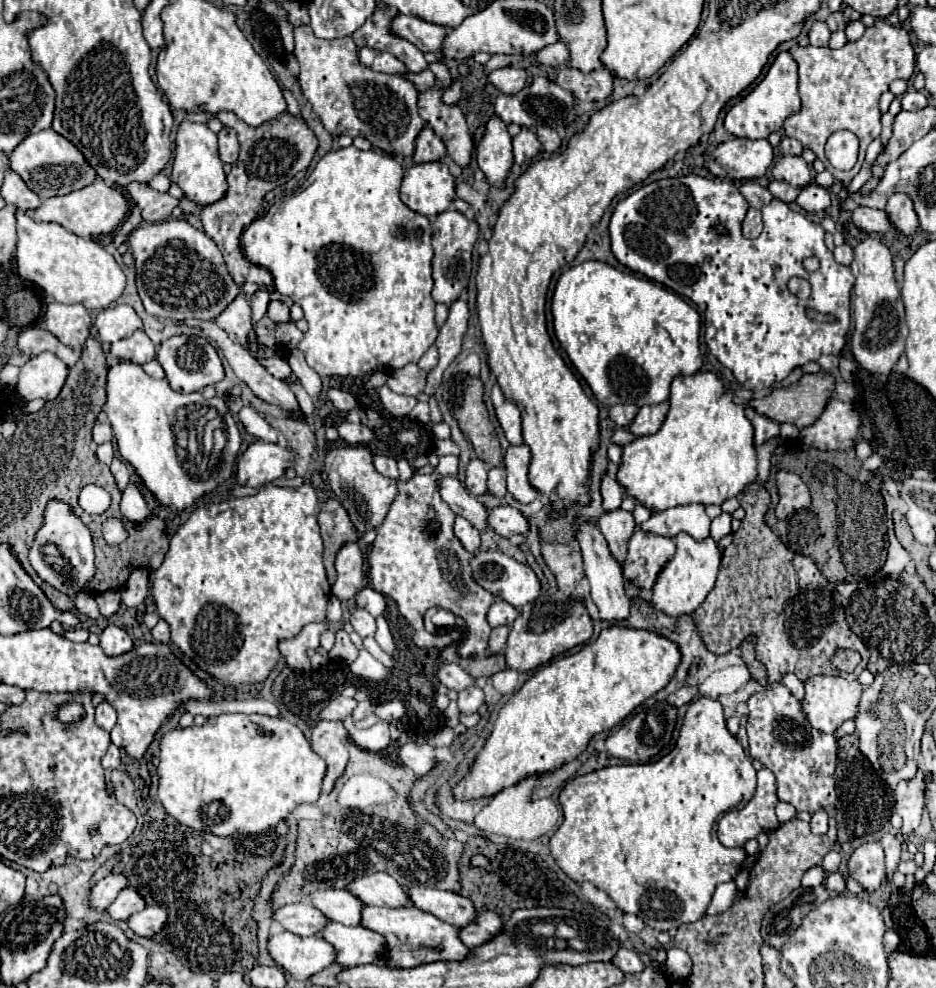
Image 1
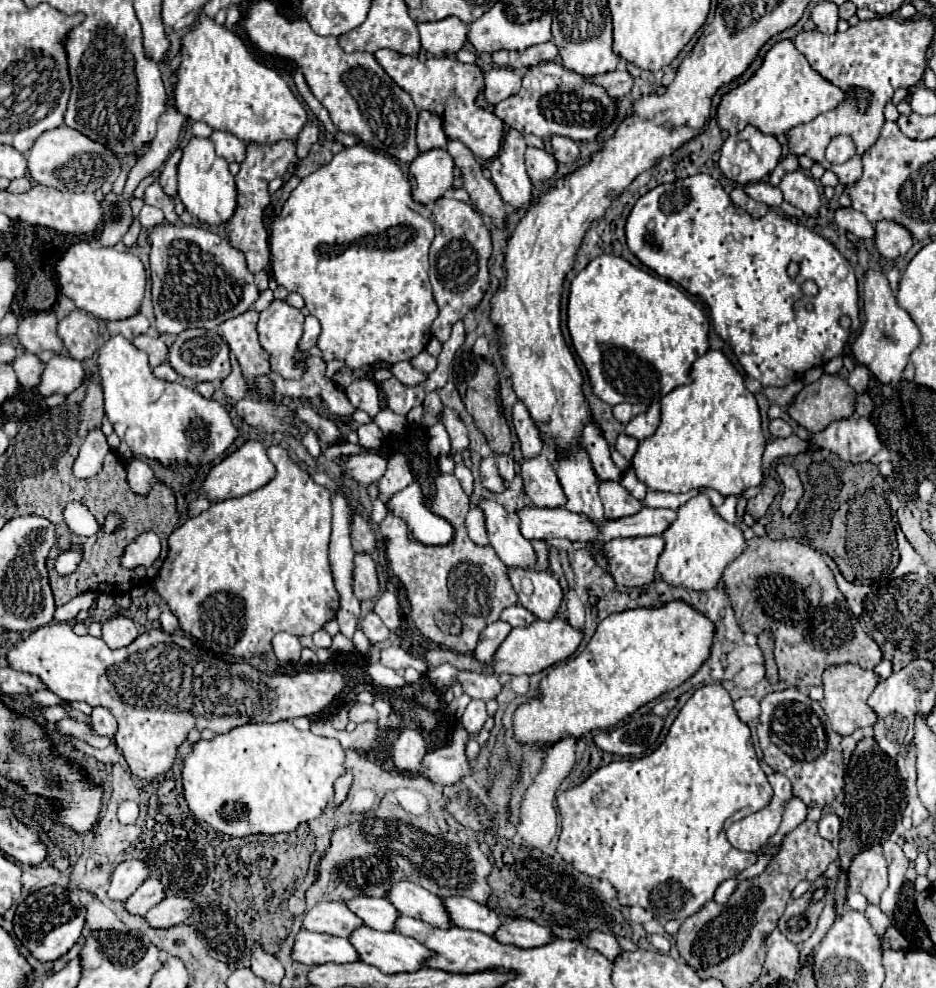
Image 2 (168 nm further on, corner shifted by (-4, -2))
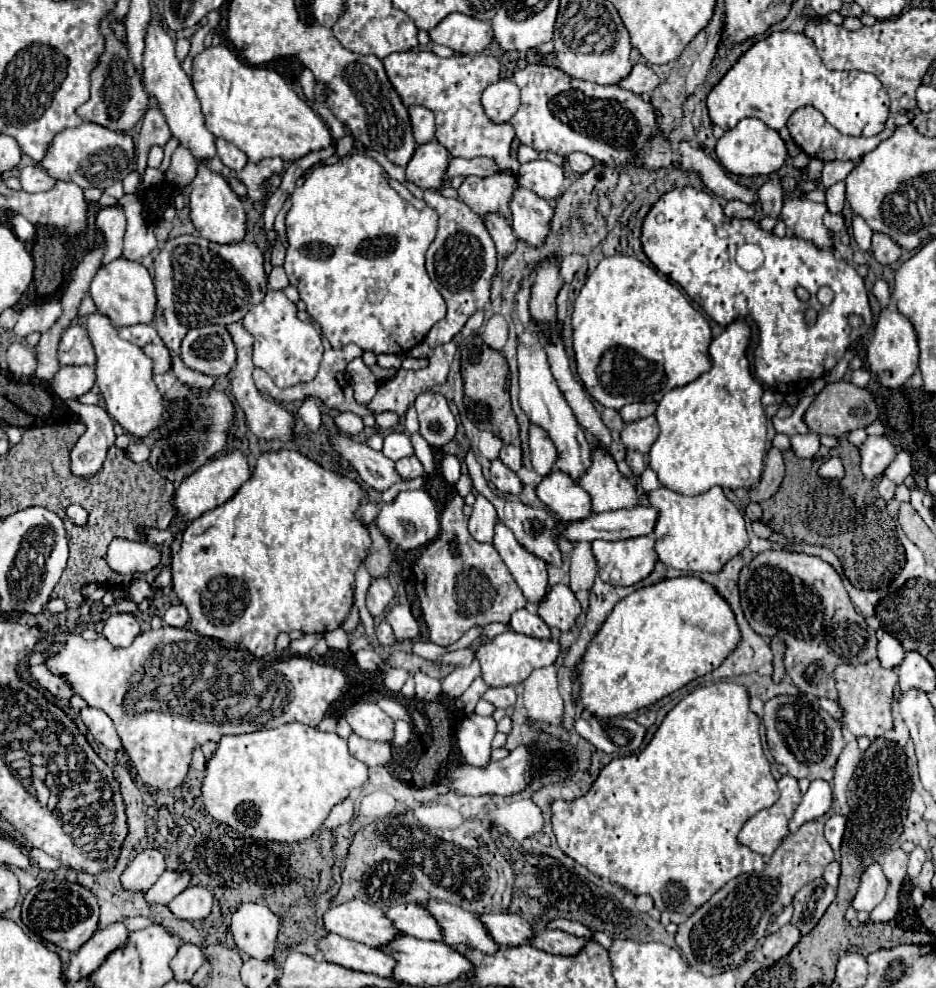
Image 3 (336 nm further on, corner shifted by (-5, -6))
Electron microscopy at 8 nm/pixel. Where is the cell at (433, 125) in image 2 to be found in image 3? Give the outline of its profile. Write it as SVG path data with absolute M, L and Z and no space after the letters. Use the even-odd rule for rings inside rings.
M411 107L409 115L411 115L413 135L415 135L417 145L429 143L435 137L435 131L437 131L437 123L435 123L433 113L425 107Z

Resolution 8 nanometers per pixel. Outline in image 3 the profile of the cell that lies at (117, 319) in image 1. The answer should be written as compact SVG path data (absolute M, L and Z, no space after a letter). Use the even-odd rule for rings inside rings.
M149 323L147 325L131 325L131 327L121 327L119 337L135 343L137 347L145 347L147 343L151 343L157 337L157 331Z

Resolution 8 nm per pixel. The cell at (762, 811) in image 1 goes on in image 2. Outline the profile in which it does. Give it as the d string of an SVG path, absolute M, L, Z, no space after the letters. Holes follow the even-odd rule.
M772 773L768 775L768 781L772 783L772 789L774 789L774 797L770 805L756 811L750 817L740 819L726 831L728 841L740 851L756 853L764 847L764 843L778 831L784 807L792 797L792 783L790 779L786 779L786 775Z

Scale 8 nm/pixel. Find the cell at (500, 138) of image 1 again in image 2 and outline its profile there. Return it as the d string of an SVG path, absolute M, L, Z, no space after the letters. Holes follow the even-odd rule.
M510 129L504 137L500 153L490 161L492 183L496 185L504 203L512 209L522 209L532 201L532 181L524 167L524 137Z

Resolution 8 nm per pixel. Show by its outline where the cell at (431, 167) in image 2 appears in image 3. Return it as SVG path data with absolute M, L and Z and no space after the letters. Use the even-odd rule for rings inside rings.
M431 141L419 145L407 165L407 181L415 183L419 189L437 191L443 187L447 167L449 167L449 155L441 143Z

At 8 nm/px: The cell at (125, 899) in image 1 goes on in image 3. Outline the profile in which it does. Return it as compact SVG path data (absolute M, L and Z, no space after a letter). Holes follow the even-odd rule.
M165 871L157 883L145 891L145 901L149 905L169 905L183 889L189 885L189 873Z

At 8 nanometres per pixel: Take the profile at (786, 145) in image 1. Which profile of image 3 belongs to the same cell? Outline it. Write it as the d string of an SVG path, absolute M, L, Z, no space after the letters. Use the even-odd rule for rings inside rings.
M769 179L767 183L763 183L759 187L759 203L765 215L775 217L781 213L783 207L783 187L781 187L781 179Z

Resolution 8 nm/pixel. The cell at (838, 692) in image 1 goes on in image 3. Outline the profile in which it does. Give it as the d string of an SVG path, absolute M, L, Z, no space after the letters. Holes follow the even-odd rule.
M875 659L863 665L839 665L833 671L833 677L839 691L839 705L843 709L841 725L847 727L855 737L859 735L865 735L869 739L883 737L893 727L891 695L897 685L897 673L883 669Z

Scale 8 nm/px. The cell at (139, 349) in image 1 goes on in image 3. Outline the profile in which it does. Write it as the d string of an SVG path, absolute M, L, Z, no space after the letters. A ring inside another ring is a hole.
M149 343L143 347L143 351L153 359L153 373L165 373L171 369L171 353L165 345Z

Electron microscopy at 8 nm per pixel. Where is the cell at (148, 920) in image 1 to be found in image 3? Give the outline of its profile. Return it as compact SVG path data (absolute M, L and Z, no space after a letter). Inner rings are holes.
M187 887L179 893L171 903L169 909L177 919L185 921L201 921L211 913L211 893L203 887Z

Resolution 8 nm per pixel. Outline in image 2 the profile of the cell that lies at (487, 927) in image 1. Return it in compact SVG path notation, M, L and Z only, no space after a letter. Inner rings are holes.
M512 919L508 923L504 923L496 935L494 935L500 943L512 943L516 947L522 949L530 949L530 947L540 947L550 943L552 939L556 939L554 931L550 925L540 925L536 921L530 919Z

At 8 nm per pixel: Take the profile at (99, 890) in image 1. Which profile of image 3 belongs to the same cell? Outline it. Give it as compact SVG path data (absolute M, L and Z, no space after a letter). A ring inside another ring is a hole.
M143 851L129 861L127 869L121 873L121 885L125 891L147 891L165 871L165 861L161 851Z

